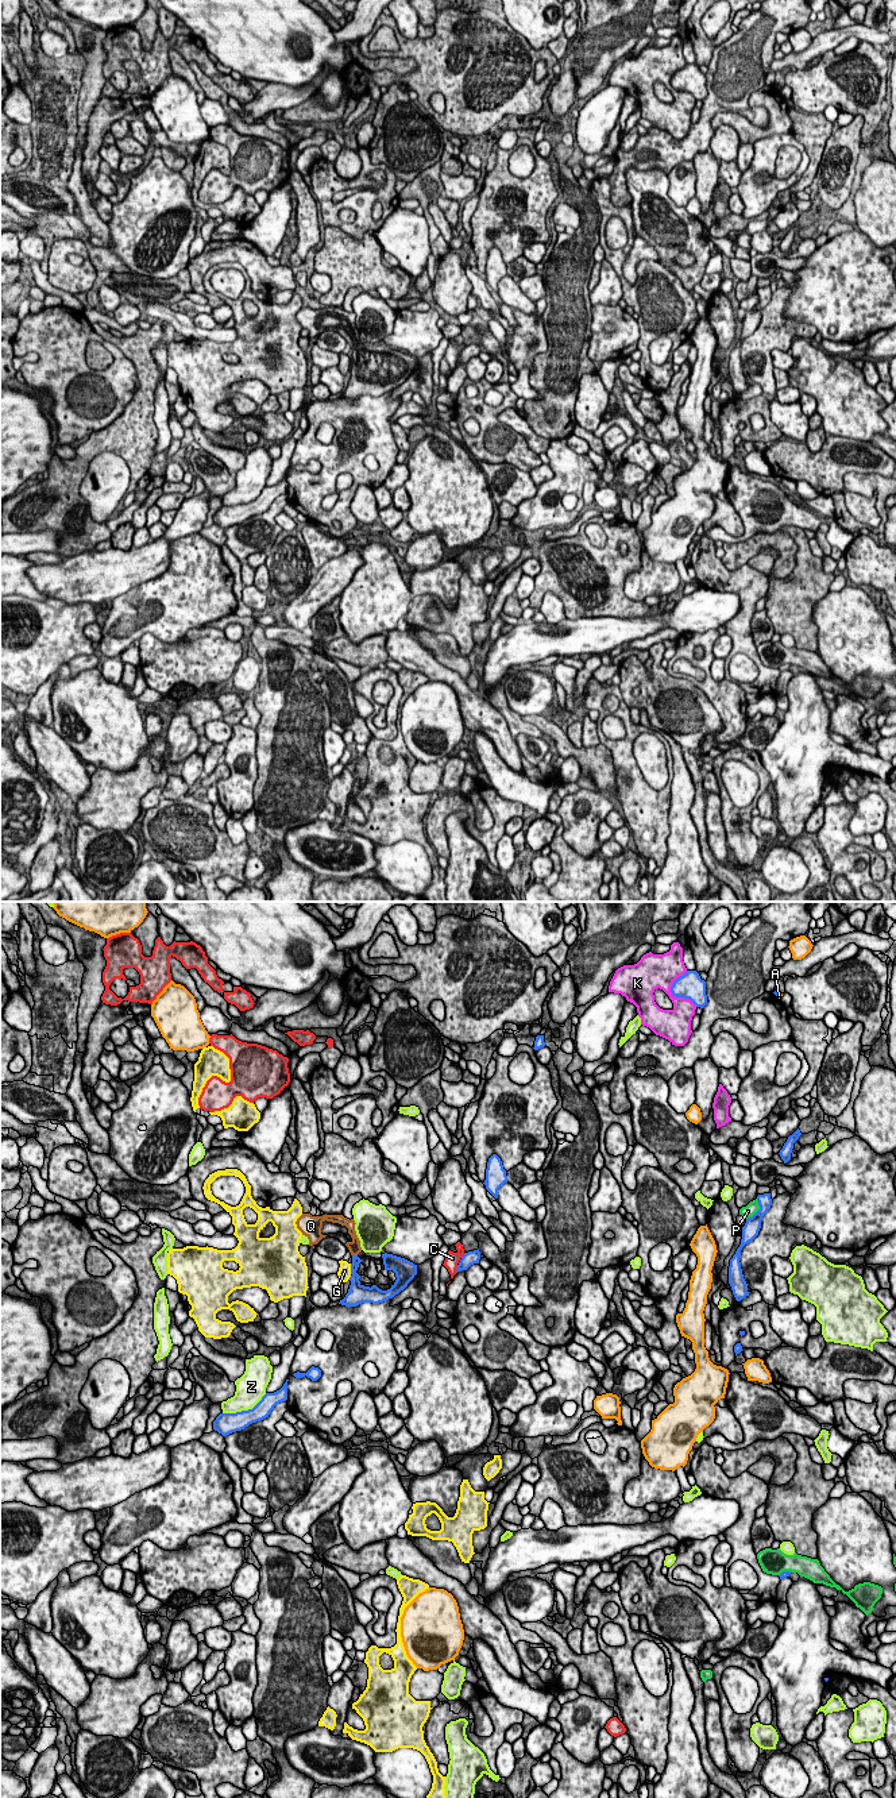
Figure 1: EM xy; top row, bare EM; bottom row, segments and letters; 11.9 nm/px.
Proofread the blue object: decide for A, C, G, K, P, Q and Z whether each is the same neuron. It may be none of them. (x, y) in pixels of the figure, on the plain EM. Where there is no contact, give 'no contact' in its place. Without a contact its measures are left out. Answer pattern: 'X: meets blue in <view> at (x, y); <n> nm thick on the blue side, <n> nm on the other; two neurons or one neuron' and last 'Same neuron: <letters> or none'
A: meets blue in xy at (777, 85); 50 nm thick on the blue side, 60 nm on the other; two neurons
C: meets blue in xy at (456, 362); 160 nm thick on the blue side, 160 nm on the other; two neurons
G: meets blue in xy at (351, 362); 160 nm thick on the blue side, 160 nm on the other; two neurons
K: meets blue in xy at (672, 87); 320 nm thick on the blue side, 300 nm on the other; two neurons
P: meets blue in xy at (759, 303); 190 nm thick on the blue side, 140 nm on the other; two neurons
Q: meets blue in xy at (354, 348); 100 nm thick on the blue side, 140 nm on the other; one neuron
Z: meets blue in xy at (244, 504); 240 nm thick on the blue side, 320 nm on the other; two neurons
Same neuron: Q

